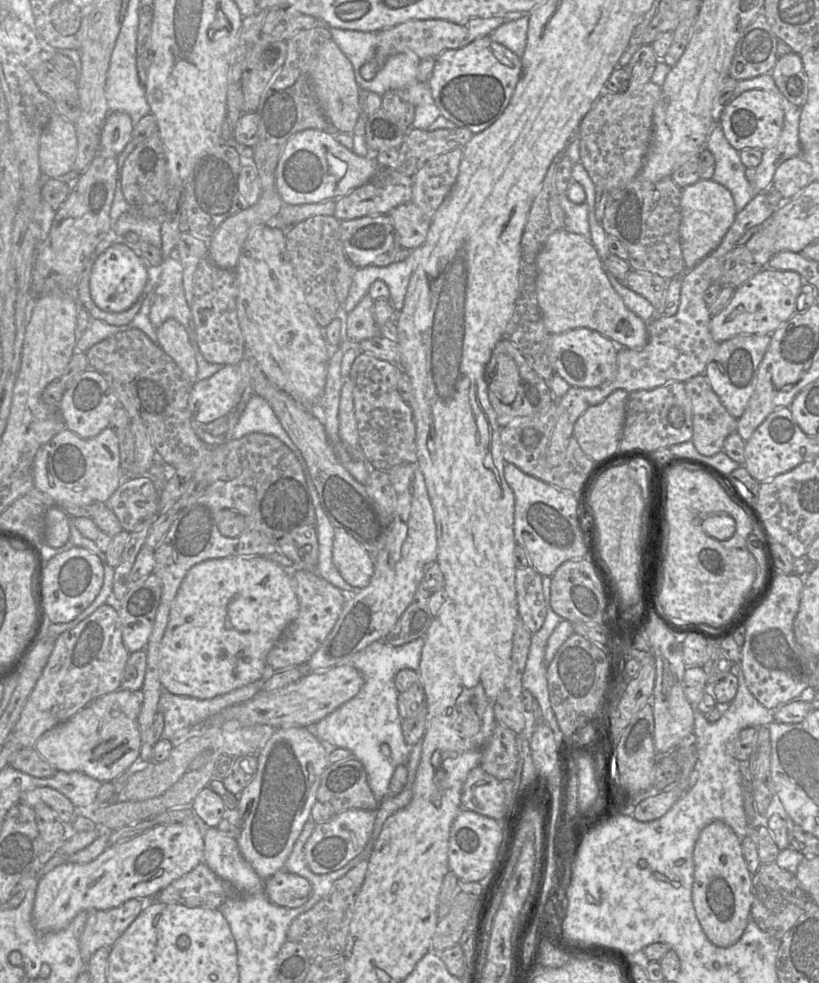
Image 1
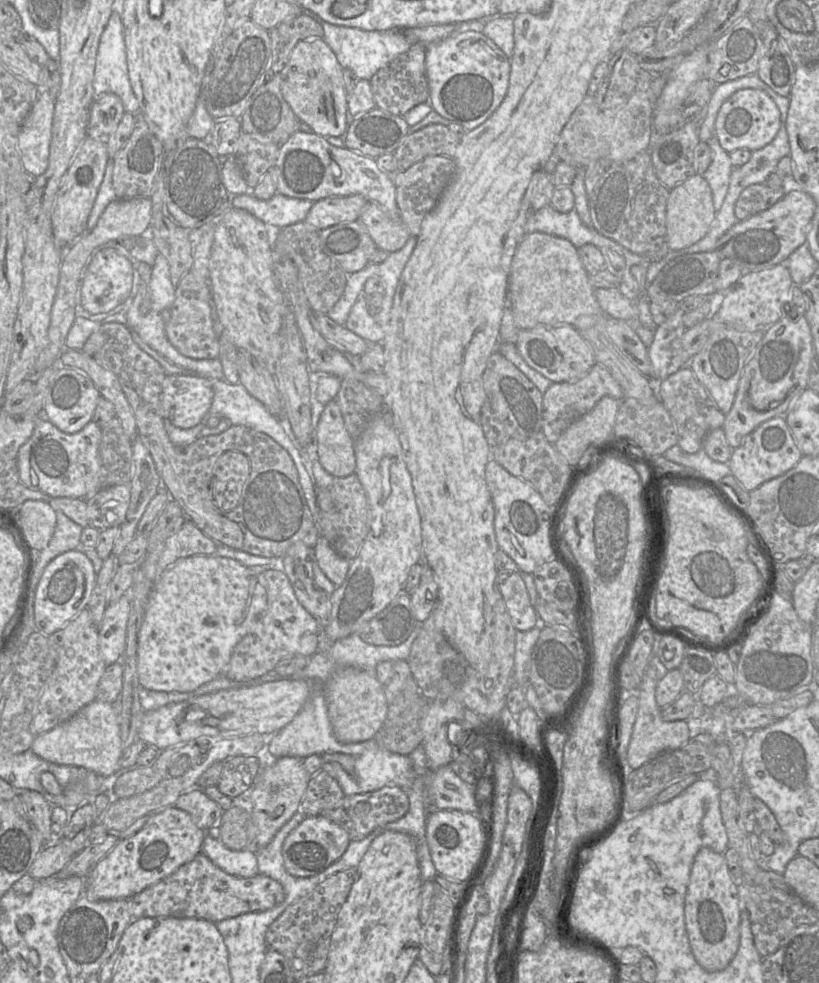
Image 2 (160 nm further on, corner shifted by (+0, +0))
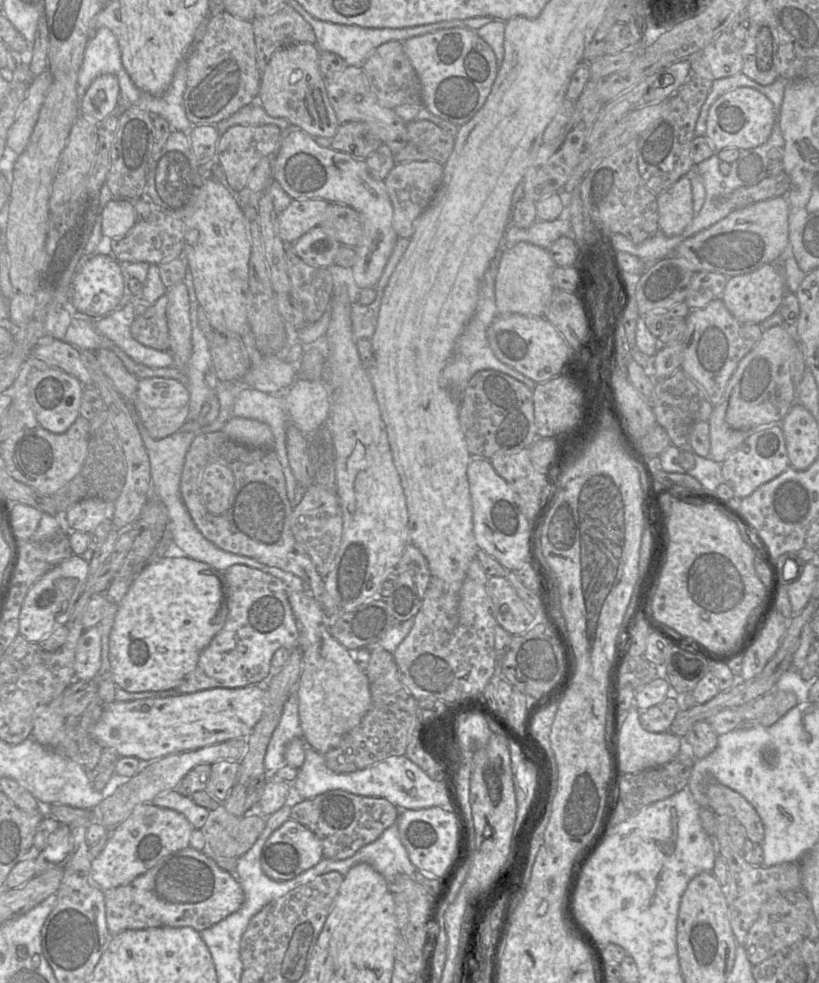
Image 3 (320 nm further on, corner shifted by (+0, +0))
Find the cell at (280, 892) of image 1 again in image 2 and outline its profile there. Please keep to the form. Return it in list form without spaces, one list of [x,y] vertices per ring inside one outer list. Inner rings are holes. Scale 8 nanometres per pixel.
[[[200,852],[169,876],[128,898],[128,909],[132,920],[143,917],[179,917],[217,923],[240,914],[274,908],[284,899],[285,891],[278,881],[259,873],[249,878],[230,875]]]

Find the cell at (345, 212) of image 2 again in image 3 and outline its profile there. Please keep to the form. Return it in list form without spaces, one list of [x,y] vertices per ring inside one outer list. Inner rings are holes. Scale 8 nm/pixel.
[[[322,199],[292,200],[284,211],[277,214],[278,235],[284,244],[293,244],[319,226],[329,204]]]

